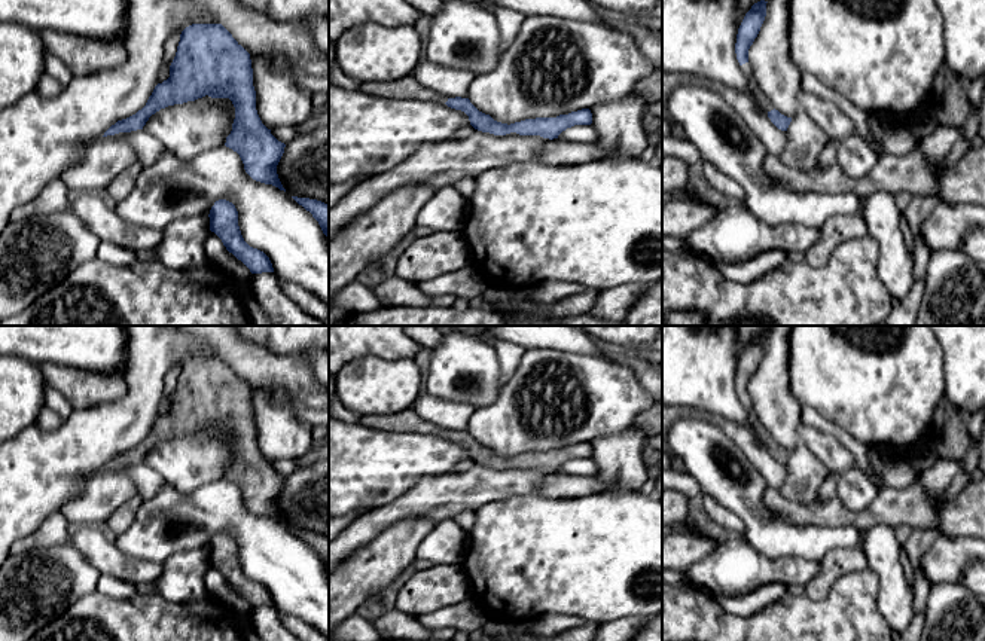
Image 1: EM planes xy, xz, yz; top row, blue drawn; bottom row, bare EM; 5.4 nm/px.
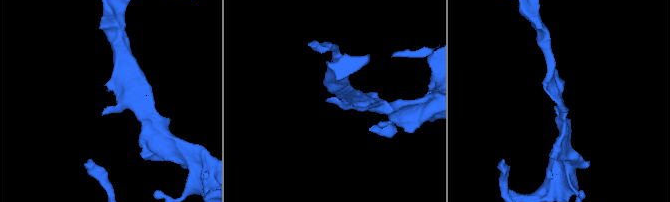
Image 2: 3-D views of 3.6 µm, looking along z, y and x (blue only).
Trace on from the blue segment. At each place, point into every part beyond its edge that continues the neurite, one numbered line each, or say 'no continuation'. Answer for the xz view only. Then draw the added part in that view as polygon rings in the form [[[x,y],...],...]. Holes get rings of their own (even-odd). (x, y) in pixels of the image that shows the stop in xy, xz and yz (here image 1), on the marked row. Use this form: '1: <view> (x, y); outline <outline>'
no continuation

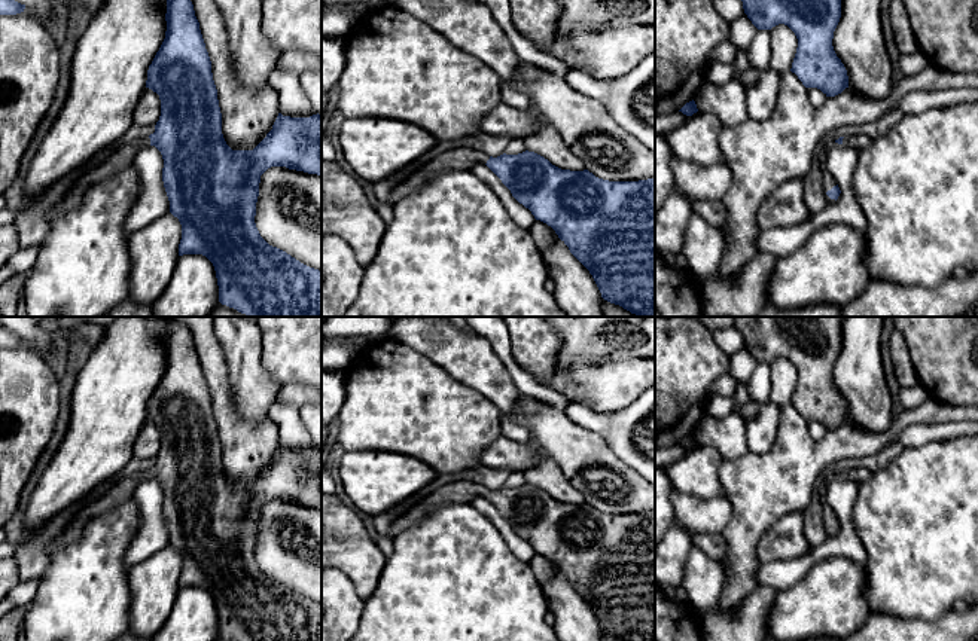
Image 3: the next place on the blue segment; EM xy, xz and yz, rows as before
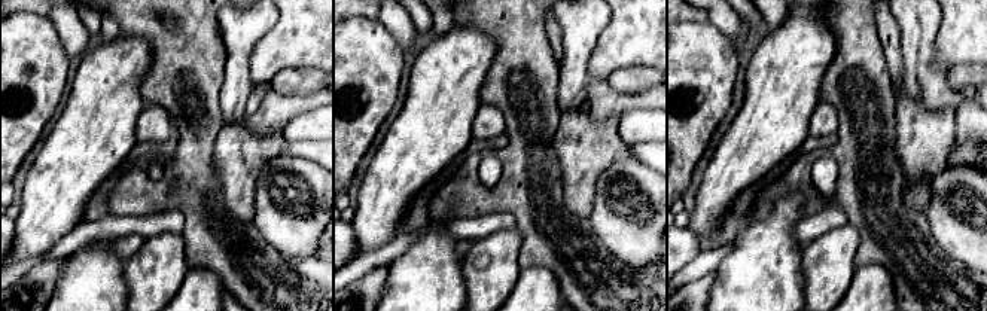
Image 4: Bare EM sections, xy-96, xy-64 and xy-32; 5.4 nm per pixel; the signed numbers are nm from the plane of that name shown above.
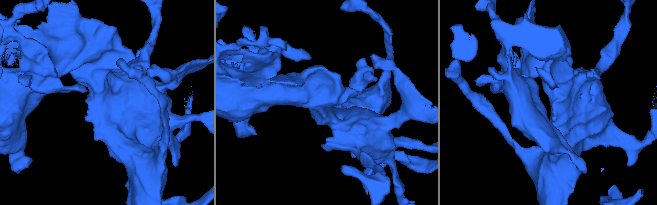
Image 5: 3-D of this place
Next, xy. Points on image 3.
1: xy (124, 155); outline [[[143,137],[132,143],[119,144],[101,165],[83,173],[77,178],[74,187],[67,193],[65,199],[55,210],[55,213],[63,216],[71,210],[79,208],[83,204],[85,193],[91,189],[92,184],[125,170],[134,162],[137,152],[146,146],[150,146],[149,137]]]

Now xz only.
1: xz (463, 159); outline [[[451,149],[426,164],[420,171],[411,174],[405,181],[399,183],[390,193],[390,204],[423,189],[433,177],[442,171],[472,171],[476,164],[487,164],[490,156],[475,149]]]

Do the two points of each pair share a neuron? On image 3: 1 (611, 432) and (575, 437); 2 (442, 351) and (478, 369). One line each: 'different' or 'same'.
1: different
2: same

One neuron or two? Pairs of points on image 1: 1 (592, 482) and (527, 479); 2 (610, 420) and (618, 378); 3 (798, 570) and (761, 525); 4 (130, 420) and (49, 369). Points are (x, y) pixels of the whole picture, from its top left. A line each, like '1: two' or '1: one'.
1: two
2: one
3: two
4: two

